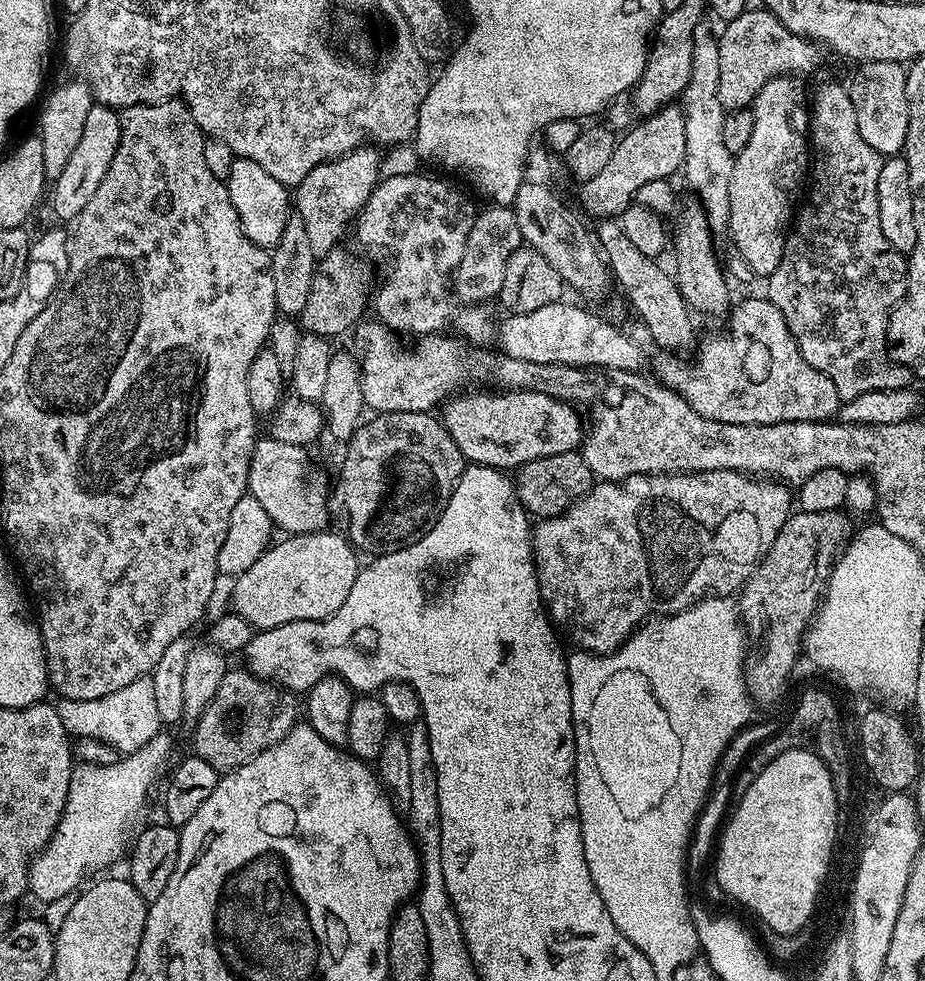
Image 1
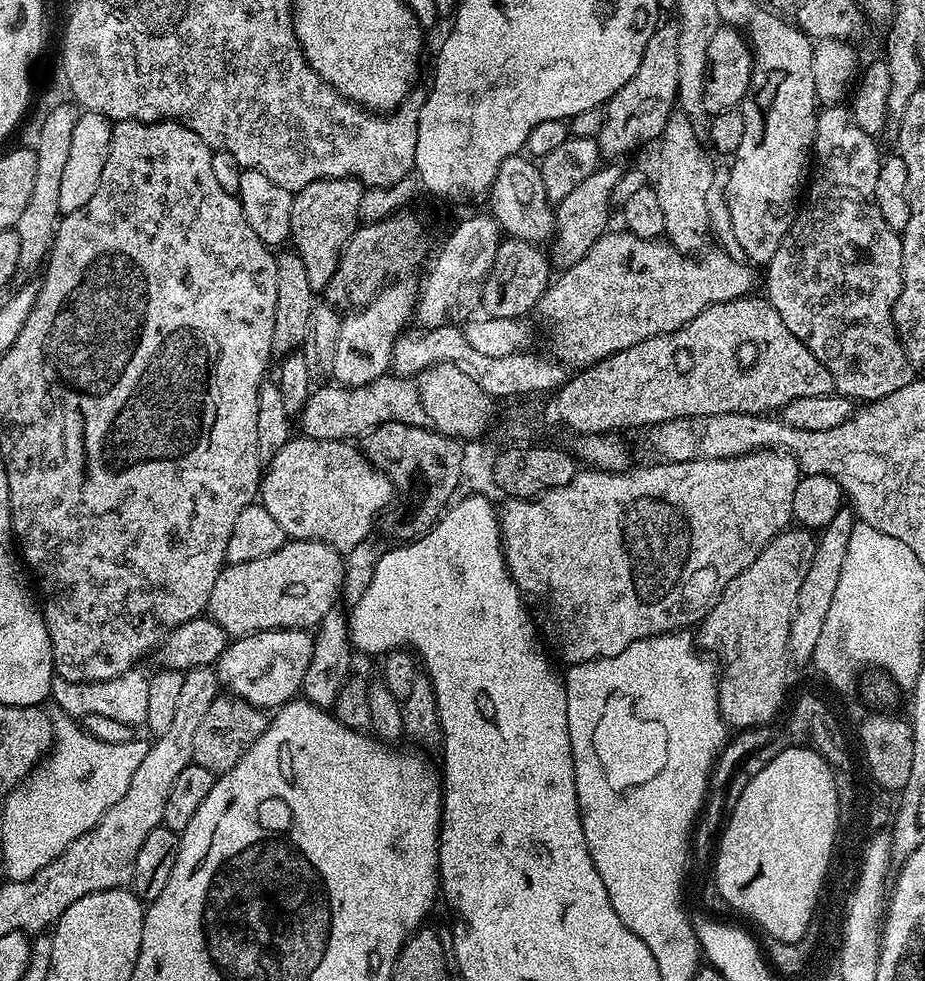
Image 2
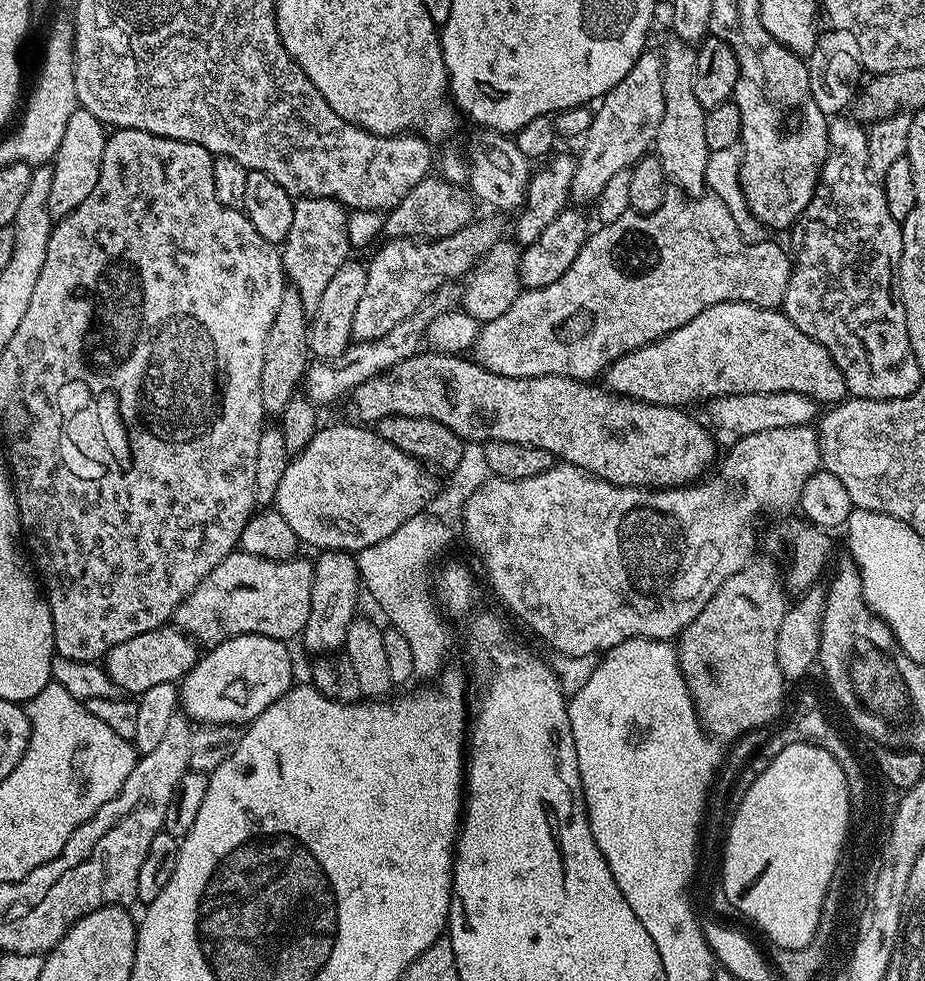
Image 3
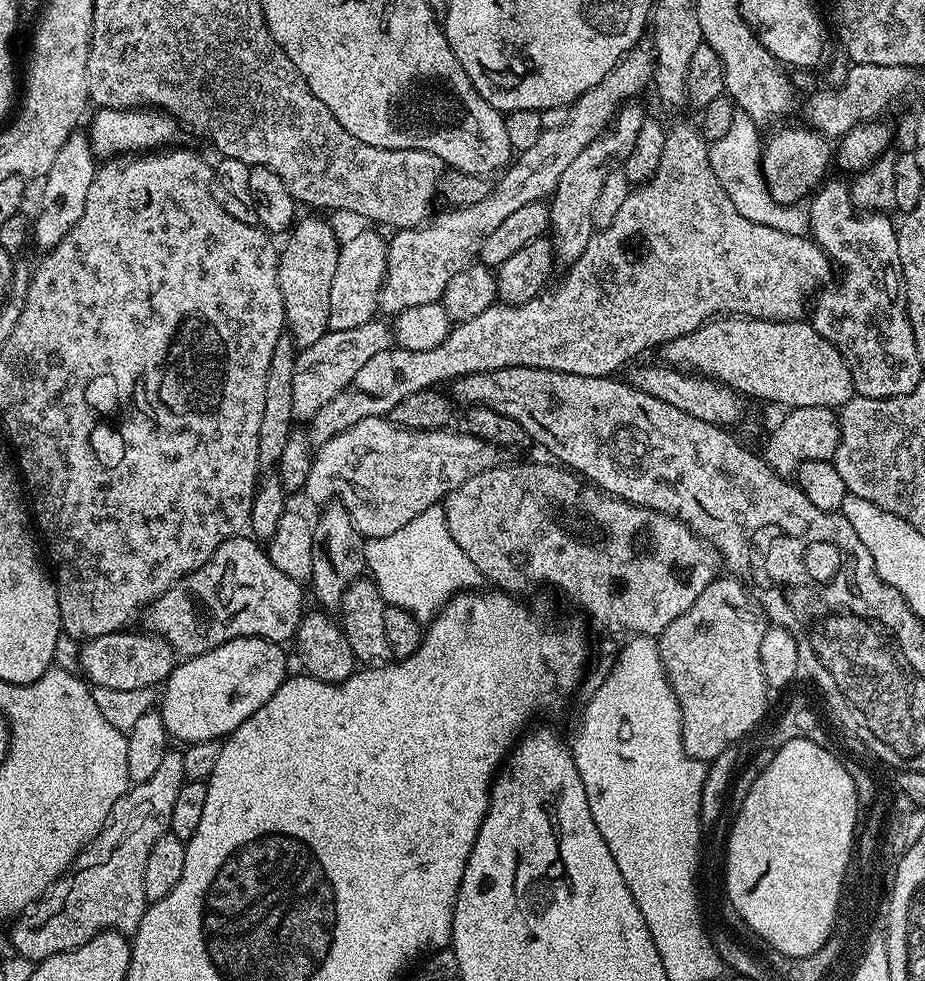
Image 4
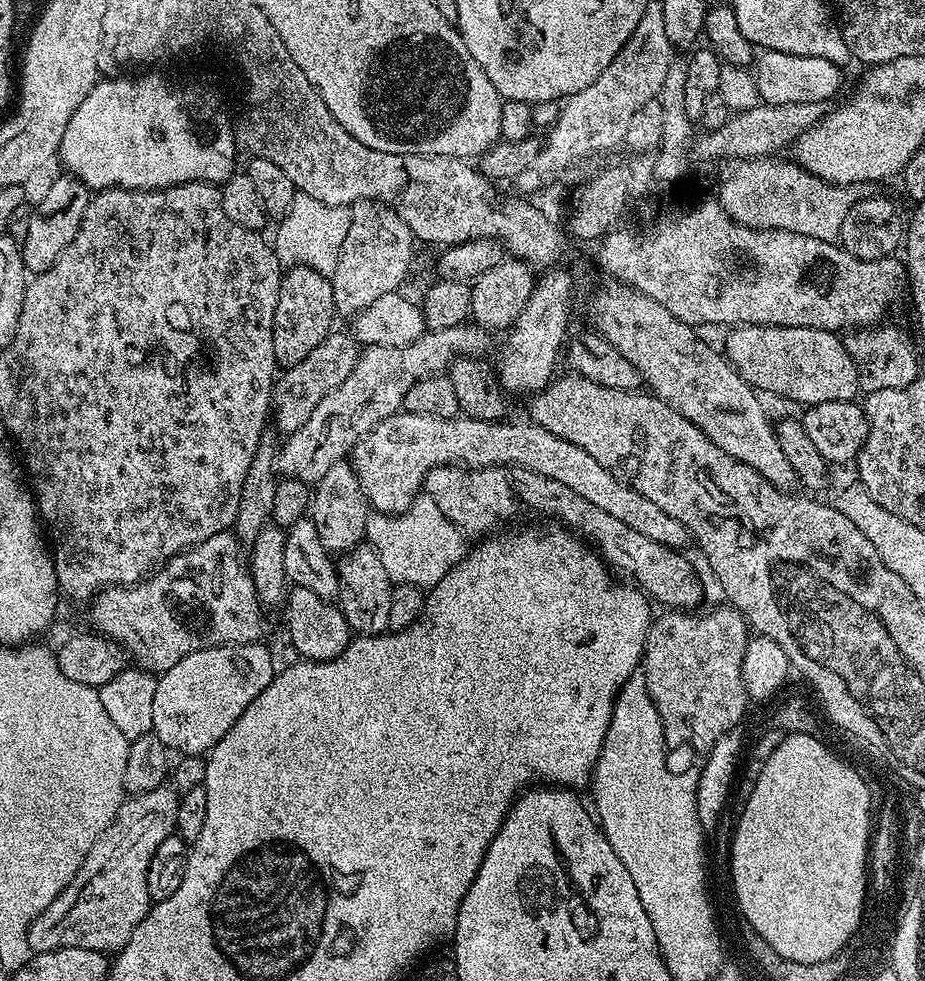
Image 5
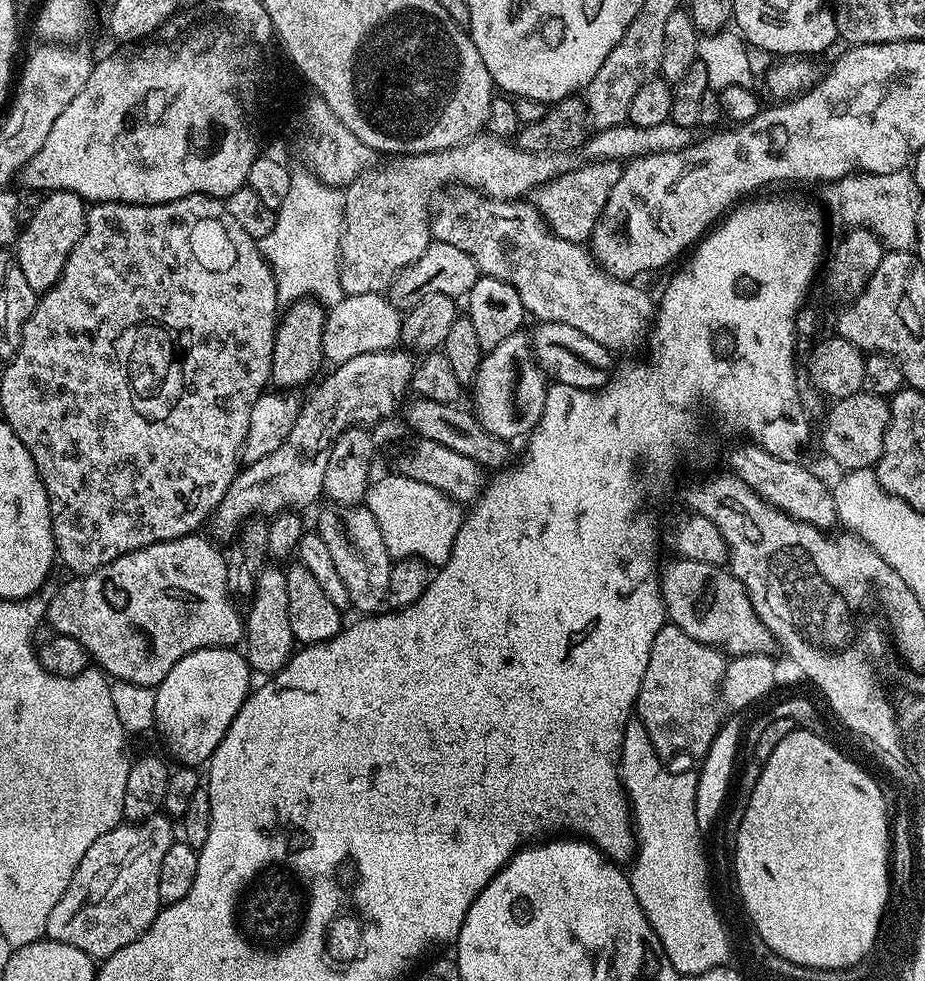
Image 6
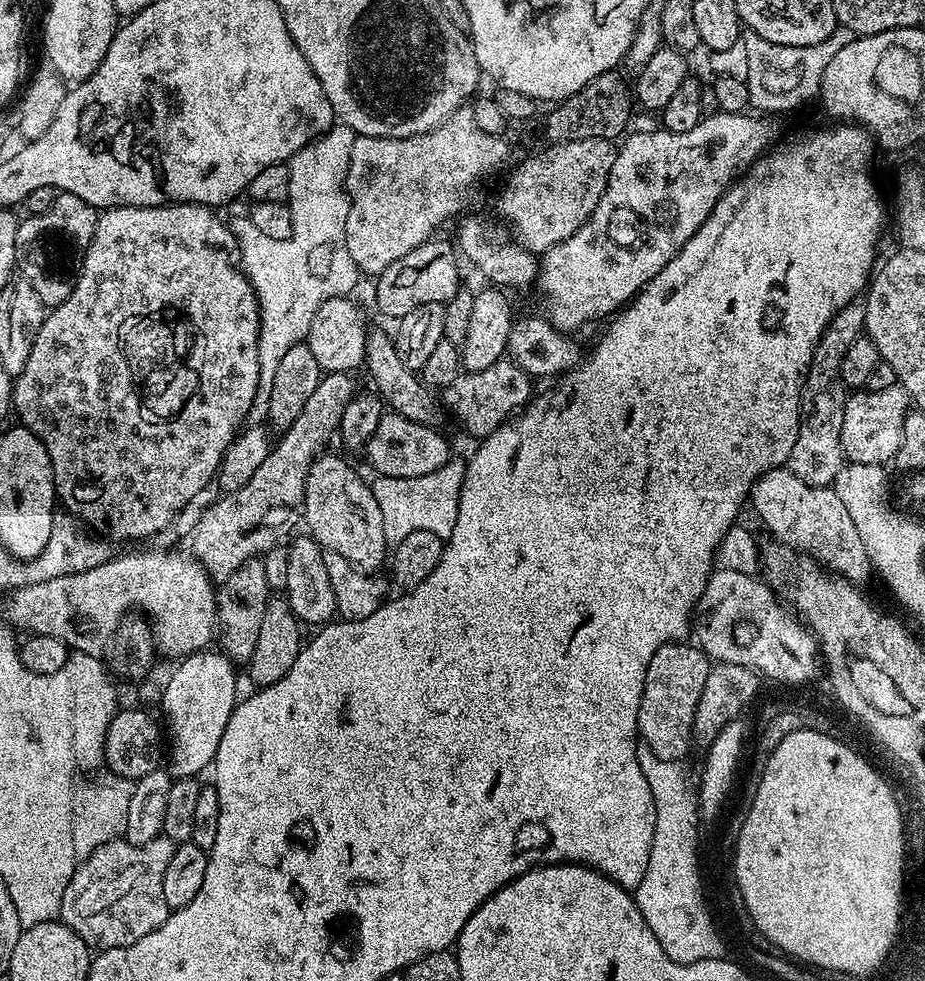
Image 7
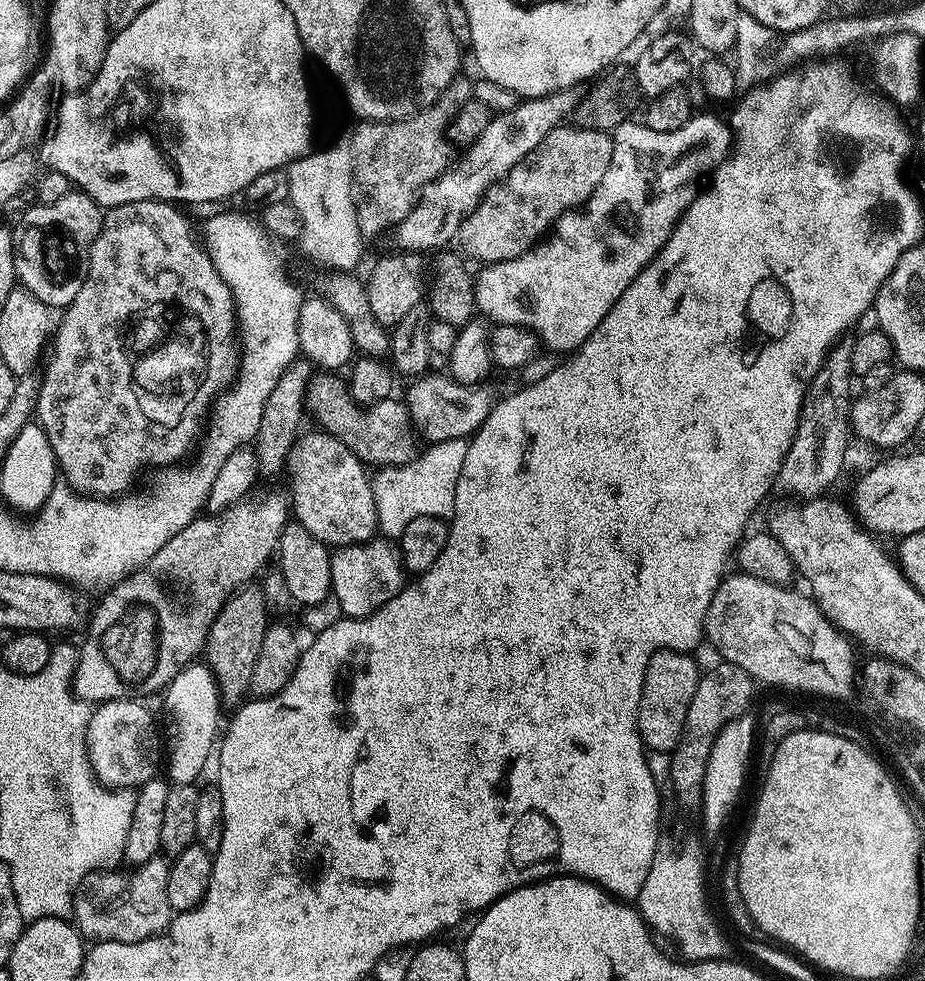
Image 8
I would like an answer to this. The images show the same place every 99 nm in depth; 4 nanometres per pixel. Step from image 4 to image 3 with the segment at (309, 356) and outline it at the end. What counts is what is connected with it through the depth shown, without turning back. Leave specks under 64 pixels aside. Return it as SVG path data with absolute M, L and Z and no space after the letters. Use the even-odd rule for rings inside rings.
M421 310L410 318L398 322L394 330L390 330L384 336L378 336L371 342L356 342L333 360L317 359L309 363L308 371L302 381L303 391L309 400L317 406L328 404L339 396L347 397L362 382L366 382L371 376L385 372L398 362L408 360L415 356L422 344L422 337L428 329L429 313Z

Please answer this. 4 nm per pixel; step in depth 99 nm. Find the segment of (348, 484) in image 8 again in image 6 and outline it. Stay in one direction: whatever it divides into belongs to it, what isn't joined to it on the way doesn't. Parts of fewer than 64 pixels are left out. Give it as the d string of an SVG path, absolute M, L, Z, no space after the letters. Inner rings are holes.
M344 506L332 511L336 512L321 514L318 531L322 542L326 542L326 550L330 550L330 558L338 570L338 578L342 578L346 586L348 603L353 609L356 607L360 614L379 613L385 607L390 590L390 570L394 563L390 546L382 542L382 530L378 530L378 522L374 522L374 514L370 514L366 506Z

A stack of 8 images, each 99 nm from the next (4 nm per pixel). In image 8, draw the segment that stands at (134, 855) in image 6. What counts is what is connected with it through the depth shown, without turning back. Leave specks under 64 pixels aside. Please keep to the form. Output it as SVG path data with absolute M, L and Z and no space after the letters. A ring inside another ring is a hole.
M157 854L139 865L132 872L108 872L112 870L97 870L80 883L72 901L72 916L75 927L81 937L88 942L138 942L149 940L151 936L159 936L171 924L173 918L170 898L166 898L166 878L168 877L169 861L163 855Z

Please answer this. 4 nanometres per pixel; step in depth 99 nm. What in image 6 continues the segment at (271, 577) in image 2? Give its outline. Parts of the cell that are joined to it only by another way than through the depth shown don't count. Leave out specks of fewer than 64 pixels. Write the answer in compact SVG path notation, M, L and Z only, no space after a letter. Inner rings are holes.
M193 534L183 536L177 540L167 540L166 542L158 542L151 544L145 548L134 550L130 554L122 554L118 558L114 558L114 562L110 562L106 566L102 566L93 572L86 572L77 575L75 578L68 578L64 585L53 594L52 600L46 604L46 620L52 623L51 631L61 636L69 636L70 638L78 638L78 642L82 642L84 649L88 651L89 657L93 661L96 660L101 669L109 677L115 678L117 681L125 680L128 683L136 683L138 686L144 686L155 689L157 684L162 682L162 678L166 678L166 674L170 674L170 670L179 660L186 658L186 654L197 652L203 648L231 648L239 645L246 636L246 624L242 619L242 612L236 609L237 601L231 592L228 591L228 579L226 578L226 566L228 561L225 553L219 552L210 541L204 537L204 534Z

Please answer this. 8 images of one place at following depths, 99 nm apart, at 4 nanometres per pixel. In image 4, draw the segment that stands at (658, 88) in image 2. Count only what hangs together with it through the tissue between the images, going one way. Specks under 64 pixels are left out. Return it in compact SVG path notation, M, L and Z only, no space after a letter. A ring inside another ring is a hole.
M629 102L620 105L620 111L616 113L608 129L605 130L570 166L566 166L562 178L558 178L558 186L553 190L547 201L548 222L550 225L550 239L555 259L571 266L586 250L586 242L590 242L594 231L592 215L594 206L598 200L598 194L602 192L602 186L608 175L617 171L625 160L630 158L630 150L634 150L634 142L638 138L638 130L642 130L642 122L646 119L646 112L640 102Z

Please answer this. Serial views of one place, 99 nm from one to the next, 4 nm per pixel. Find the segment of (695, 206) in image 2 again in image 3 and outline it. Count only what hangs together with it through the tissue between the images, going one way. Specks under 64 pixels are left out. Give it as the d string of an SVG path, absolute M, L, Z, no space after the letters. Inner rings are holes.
M672 38L668 49L663 49L664 77L662 78L662 122L658 126L658 134L654 141L655 155L664 161L664 170L682 184L690 194L705 191L704 175L710 151L706 146L703 120L705 109L694 98L694 62L696 48L689 41Z

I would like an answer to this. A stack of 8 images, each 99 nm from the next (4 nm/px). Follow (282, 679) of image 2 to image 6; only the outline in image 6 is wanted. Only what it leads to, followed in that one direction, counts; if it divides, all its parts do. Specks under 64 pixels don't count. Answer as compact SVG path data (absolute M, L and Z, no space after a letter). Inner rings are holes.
M235 647L231 648L203 648L197 652L191 652L186 654L186 658L182 658L176 665L170 670L170 674L166 674L166 678L162 678L162 682L155 687L156 692L156 721L155 731L160 731L160 736L164 739L166 747L172 751L171 759L180 766L204 766L208 761L212 759L212 751L217 748L222 742L222 738L226 734L226 730L230 726L230 722L234 722L234 718L238 714L238 710L244 703L248 701L250 695L250 689L253 687L252 679L254 679L254 673L252 667L248 664L247 655L243 651L237 650Z

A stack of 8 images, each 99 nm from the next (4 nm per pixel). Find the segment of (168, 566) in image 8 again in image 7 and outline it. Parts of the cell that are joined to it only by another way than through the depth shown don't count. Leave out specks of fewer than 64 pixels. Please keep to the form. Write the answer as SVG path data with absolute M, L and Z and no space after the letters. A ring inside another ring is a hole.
M346 372L321 375L314 394L302 406L302 414L286 429L284 436L275 441L266 462L258 466L254 478L242 490L221 495L196 521L188 532L187 555L198 561L214 582L228 580L238 566L247 560L263 557L304 515L304 483L313 460L325 451L324 443L337 435L340 419L352 401L353 377Z

